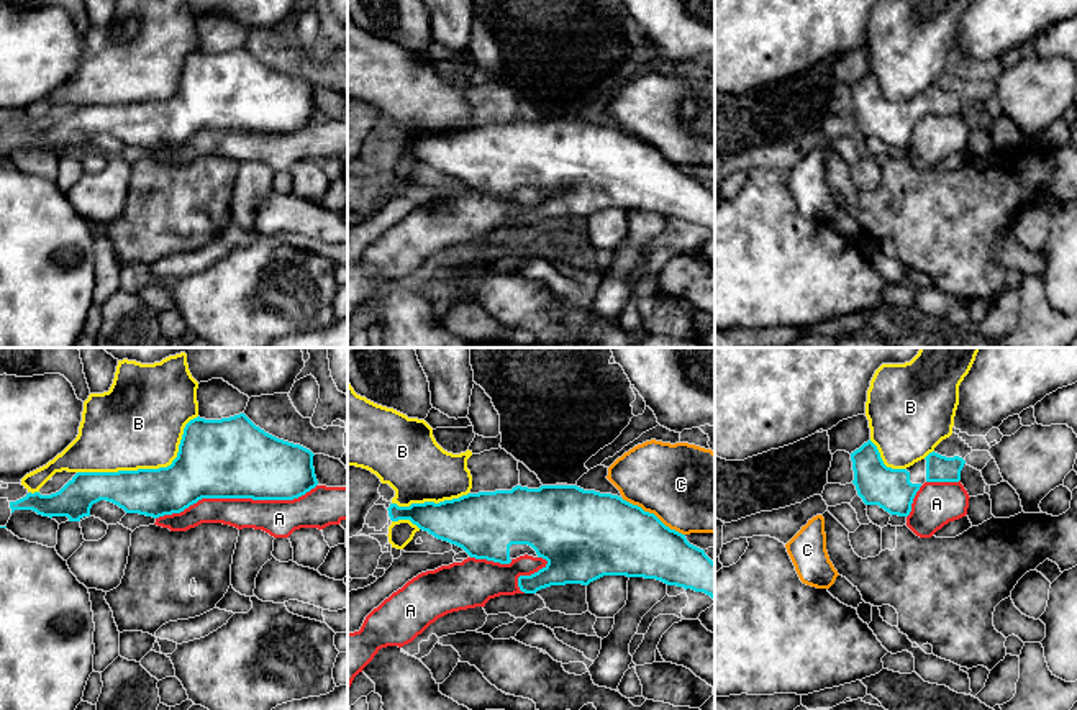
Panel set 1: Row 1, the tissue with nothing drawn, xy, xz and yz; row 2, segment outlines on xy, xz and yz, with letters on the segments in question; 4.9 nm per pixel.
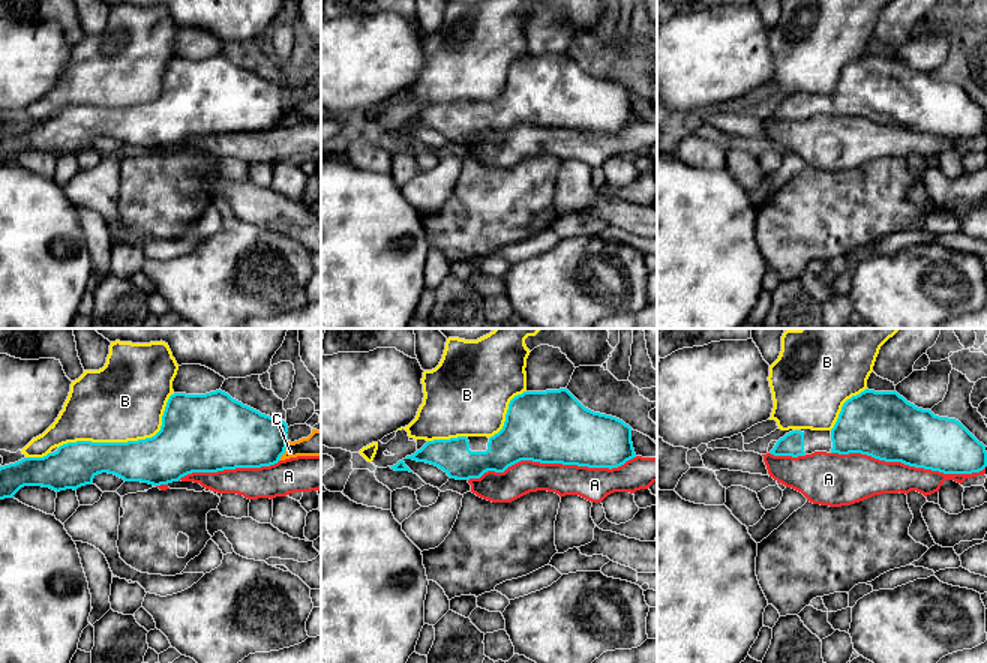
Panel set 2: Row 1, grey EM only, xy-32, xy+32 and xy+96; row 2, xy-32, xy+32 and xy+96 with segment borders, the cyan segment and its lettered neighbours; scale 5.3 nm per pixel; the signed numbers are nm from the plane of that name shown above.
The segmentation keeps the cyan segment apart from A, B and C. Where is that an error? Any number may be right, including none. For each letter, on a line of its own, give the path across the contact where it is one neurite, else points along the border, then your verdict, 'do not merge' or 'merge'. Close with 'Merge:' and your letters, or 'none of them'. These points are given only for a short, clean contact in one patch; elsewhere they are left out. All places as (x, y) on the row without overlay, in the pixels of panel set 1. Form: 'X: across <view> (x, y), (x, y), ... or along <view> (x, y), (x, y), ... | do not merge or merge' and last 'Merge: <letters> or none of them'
A: do not merge
B: do not merge
C: do not merge
Merge: none of them

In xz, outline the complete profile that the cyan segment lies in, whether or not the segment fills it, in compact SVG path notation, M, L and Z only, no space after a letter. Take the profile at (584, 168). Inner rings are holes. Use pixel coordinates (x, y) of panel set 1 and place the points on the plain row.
M516 118L511 123L467 126L439 136L390 136L387 143L392 154L410 152L475 192L500 197L510 197L525 187L546 192L548 197L538 205L518 210L518 220L525 226L536 226L551 218L588 218L603 208L626 208L692 221L715 233L715 195L705 184L690 177L685 167L666 159L654 146L618 128L577 118Z

